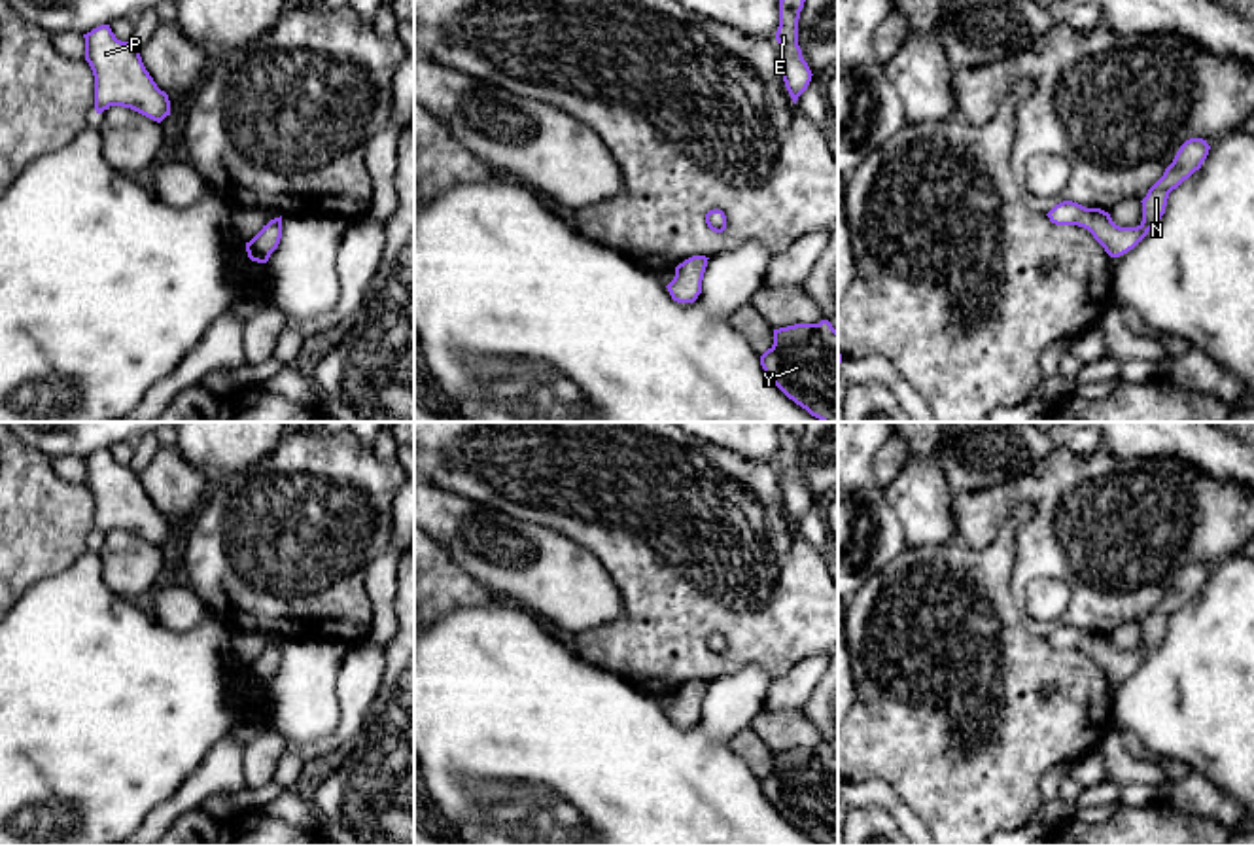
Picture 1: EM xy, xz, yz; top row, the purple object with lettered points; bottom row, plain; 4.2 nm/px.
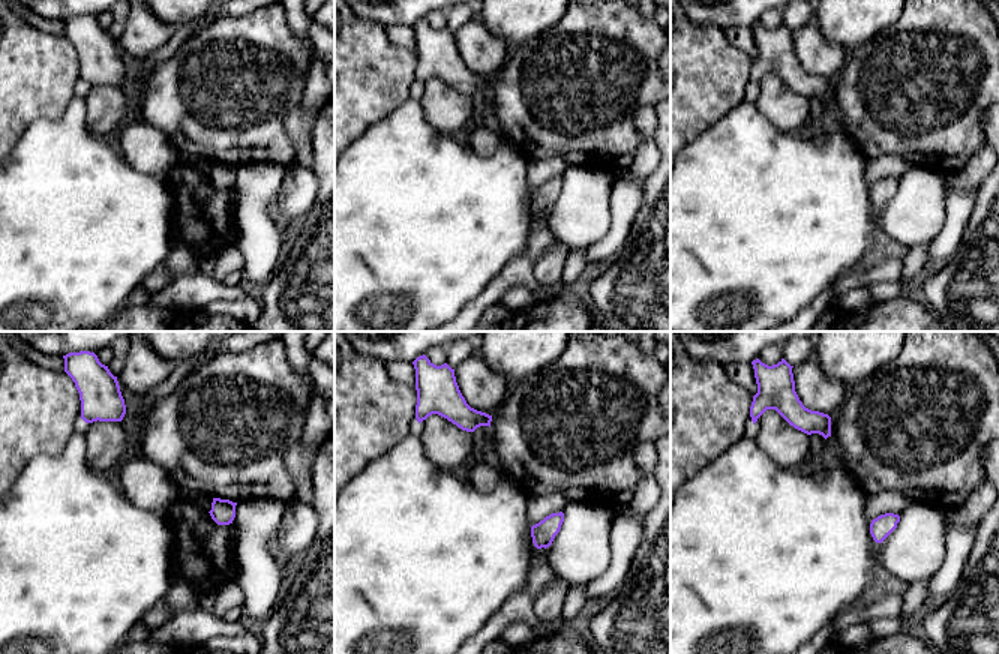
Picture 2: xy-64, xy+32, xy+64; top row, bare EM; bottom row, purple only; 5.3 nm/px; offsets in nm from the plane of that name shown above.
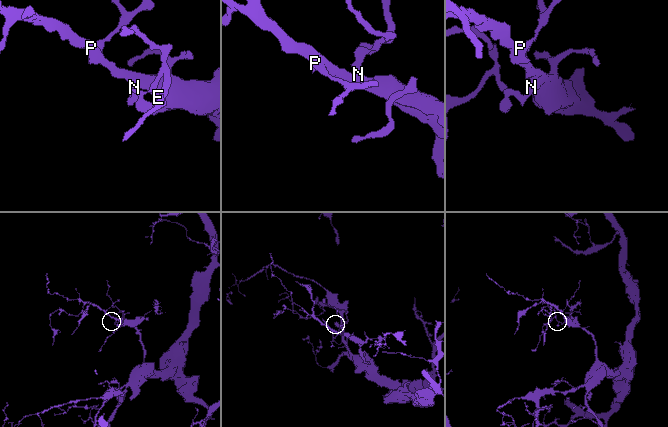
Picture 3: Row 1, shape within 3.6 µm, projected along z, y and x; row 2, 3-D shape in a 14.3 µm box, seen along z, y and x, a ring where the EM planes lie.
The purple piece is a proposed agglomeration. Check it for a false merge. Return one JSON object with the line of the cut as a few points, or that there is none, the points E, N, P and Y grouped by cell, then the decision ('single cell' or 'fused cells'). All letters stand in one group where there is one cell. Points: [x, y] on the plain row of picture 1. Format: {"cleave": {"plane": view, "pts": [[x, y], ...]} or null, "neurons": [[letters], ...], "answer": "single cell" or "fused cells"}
{"cleave": null, "neurons": [["E", "N", "P", "Y"]], "answer": "single cell"}

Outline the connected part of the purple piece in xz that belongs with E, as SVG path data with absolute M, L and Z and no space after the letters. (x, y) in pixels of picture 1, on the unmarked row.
M806 422L779 424L779 450L775 456L775 464L779 467L779 483L783 488L783 505L794 528L798 520L808 513L813 500L798 469L798 443L804 426Z

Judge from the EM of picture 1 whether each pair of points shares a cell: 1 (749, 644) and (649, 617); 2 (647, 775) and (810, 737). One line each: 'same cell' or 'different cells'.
1: same cell
2: different cells

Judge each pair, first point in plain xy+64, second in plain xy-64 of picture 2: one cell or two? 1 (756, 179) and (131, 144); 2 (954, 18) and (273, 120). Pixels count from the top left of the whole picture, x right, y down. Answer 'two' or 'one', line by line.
1: two
2: one

